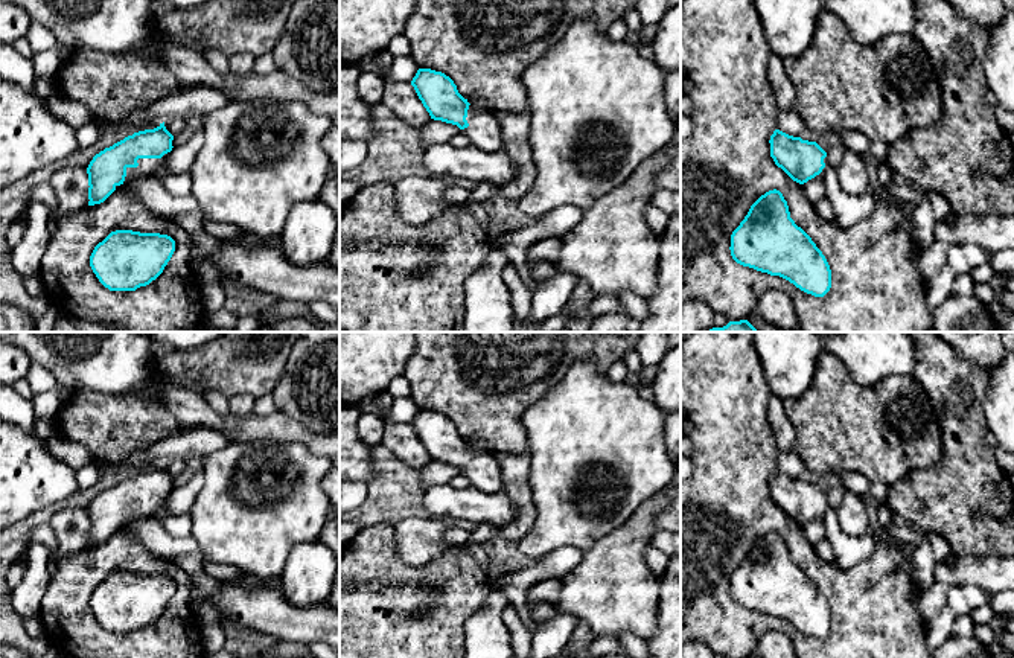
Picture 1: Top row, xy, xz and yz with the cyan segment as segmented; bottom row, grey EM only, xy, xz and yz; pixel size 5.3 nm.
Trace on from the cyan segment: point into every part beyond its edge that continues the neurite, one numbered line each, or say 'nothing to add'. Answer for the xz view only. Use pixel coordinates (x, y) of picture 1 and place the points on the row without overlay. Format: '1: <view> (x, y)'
1: xz (483, 472)

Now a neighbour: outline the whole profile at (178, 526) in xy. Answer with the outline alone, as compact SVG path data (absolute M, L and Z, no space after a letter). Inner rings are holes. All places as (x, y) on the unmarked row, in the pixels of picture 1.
M160 515L160 522L164 530L175 538L190 536L190 519L189 515Z

